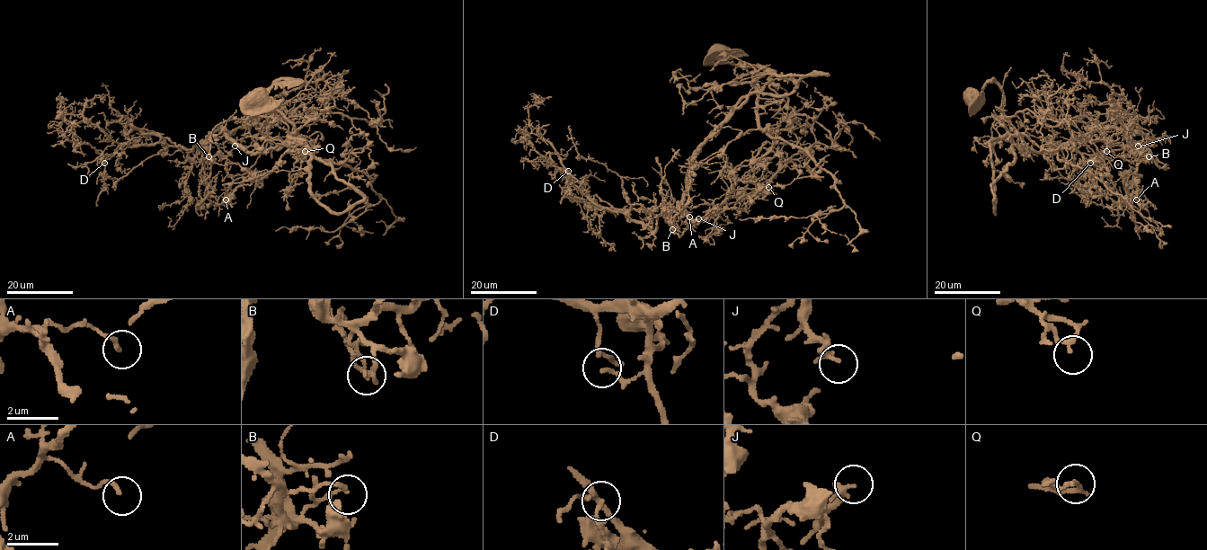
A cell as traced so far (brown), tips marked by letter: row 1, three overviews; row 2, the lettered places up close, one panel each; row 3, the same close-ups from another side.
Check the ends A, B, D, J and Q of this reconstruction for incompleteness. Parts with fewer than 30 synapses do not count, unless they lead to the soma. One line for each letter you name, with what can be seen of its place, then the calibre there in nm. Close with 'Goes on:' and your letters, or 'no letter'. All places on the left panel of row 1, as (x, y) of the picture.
J: Place: (235, 146). Thickness 280 nm
Goes on: J

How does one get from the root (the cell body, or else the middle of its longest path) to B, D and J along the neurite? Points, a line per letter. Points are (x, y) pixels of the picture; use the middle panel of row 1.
B: (718, 51), (763, 71), (731, 84), (758, 88), (693, 158), (684, 199), (663, 213), (672, 229)
D: (718, 51), (758, 66), (731, 84), (758, 88), (693, 158), (684, 199), (653, 231), (600, 208), (568, 171)
J: (718, 51), (763, 71), (731, 84), (758, 88), (693, 158), (683, 205), (693, 223), (698, 218)

